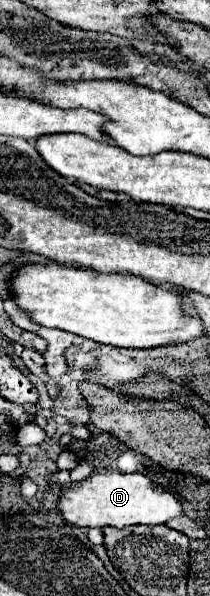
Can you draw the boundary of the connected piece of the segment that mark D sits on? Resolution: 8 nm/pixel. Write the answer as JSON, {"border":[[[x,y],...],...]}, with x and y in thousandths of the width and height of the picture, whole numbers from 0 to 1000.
{"border":[[[495,790],[438,794],[429,800],[305,814],[276,834],[276,861],[305,867],[314,878],[371,884],[619,884],[648,878],[686,881],[752,881],[790,878],[800,871],[867,861],[848,837],[800,827],[781,817],[752,817],[705,800],[667,794],[562,794],[562,790]]]}

